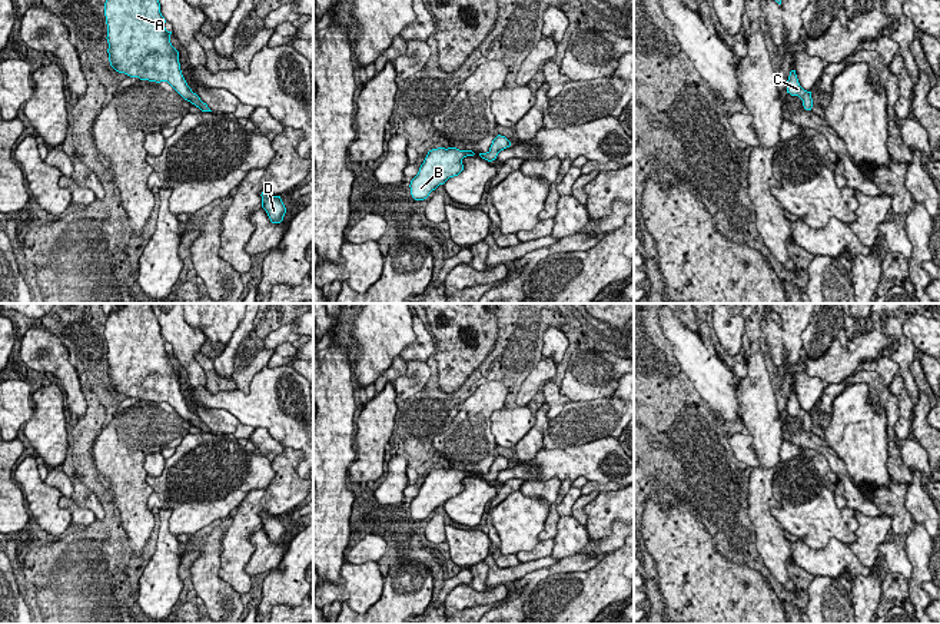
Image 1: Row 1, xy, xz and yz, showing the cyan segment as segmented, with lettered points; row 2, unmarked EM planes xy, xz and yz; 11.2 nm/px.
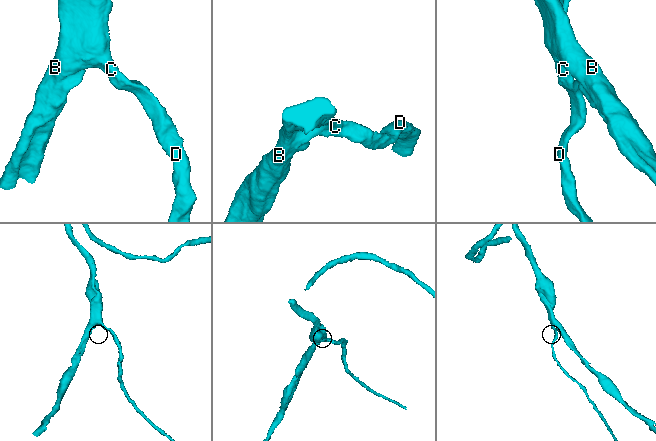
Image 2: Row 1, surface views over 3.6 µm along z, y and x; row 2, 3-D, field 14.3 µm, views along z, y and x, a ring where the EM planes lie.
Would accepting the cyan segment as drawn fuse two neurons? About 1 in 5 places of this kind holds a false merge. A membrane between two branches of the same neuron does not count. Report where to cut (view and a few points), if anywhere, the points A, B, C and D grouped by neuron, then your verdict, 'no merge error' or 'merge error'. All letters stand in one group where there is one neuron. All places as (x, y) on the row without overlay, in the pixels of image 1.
no cut; A B C D; no merge error

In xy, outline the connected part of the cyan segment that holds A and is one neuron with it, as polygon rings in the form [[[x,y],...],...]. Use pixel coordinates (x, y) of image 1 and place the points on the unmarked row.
[[[126,303],[104,323],[110,386],[130,398],[167,402],[185,421],[212,432],[187,406],[150,303]]]

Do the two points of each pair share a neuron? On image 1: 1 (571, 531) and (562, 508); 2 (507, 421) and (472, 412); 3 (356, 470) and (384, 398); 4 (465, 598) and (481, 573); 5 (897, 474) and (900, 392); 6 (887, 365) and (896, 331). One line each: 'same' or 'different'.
1: different
2: different
3: same
4: different
5: different
6: different

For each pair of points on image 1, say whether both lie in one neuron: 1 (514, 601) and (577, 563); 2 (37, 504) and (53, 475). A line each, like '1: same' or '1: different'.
1: same
2: different

